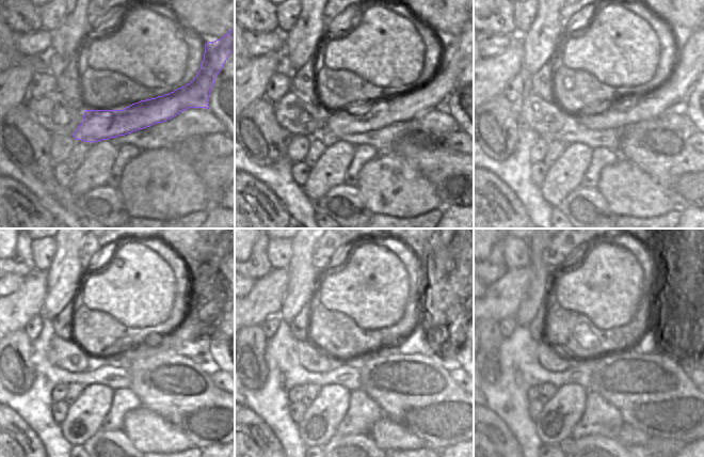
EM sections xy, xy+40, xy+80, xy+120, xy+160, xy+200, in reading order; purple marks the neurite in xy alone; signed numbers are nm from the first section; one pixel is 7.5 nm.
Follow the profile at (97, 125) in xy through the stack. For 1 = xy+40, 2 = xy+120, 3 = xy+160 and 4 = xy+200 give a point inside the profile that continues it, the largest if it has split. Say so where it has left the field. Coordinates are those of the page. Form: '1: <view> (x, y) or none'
1: xy+40 (381, 113)
2: xy+120 (212, 303)
3: xy+160 (451, 283)
4: xy+200 (687, 296)

